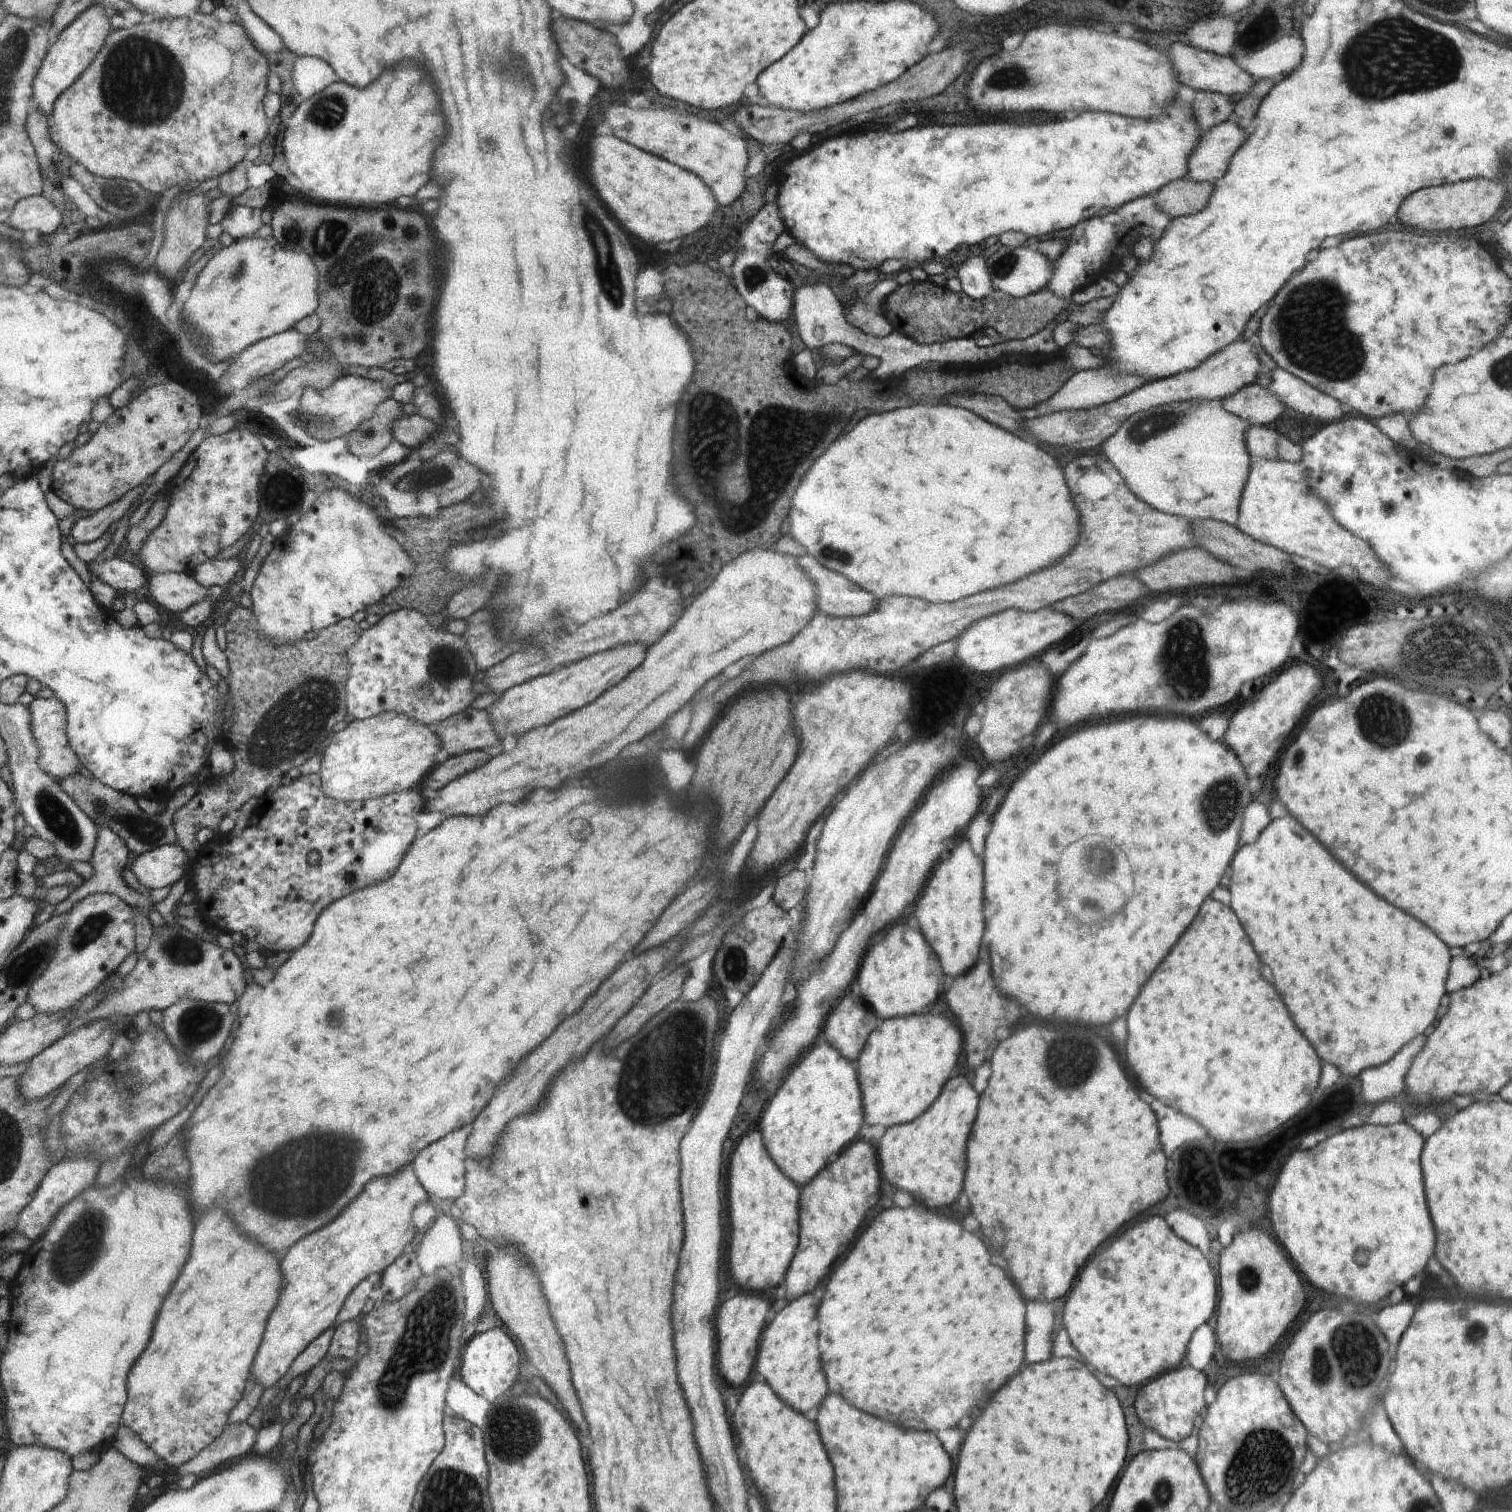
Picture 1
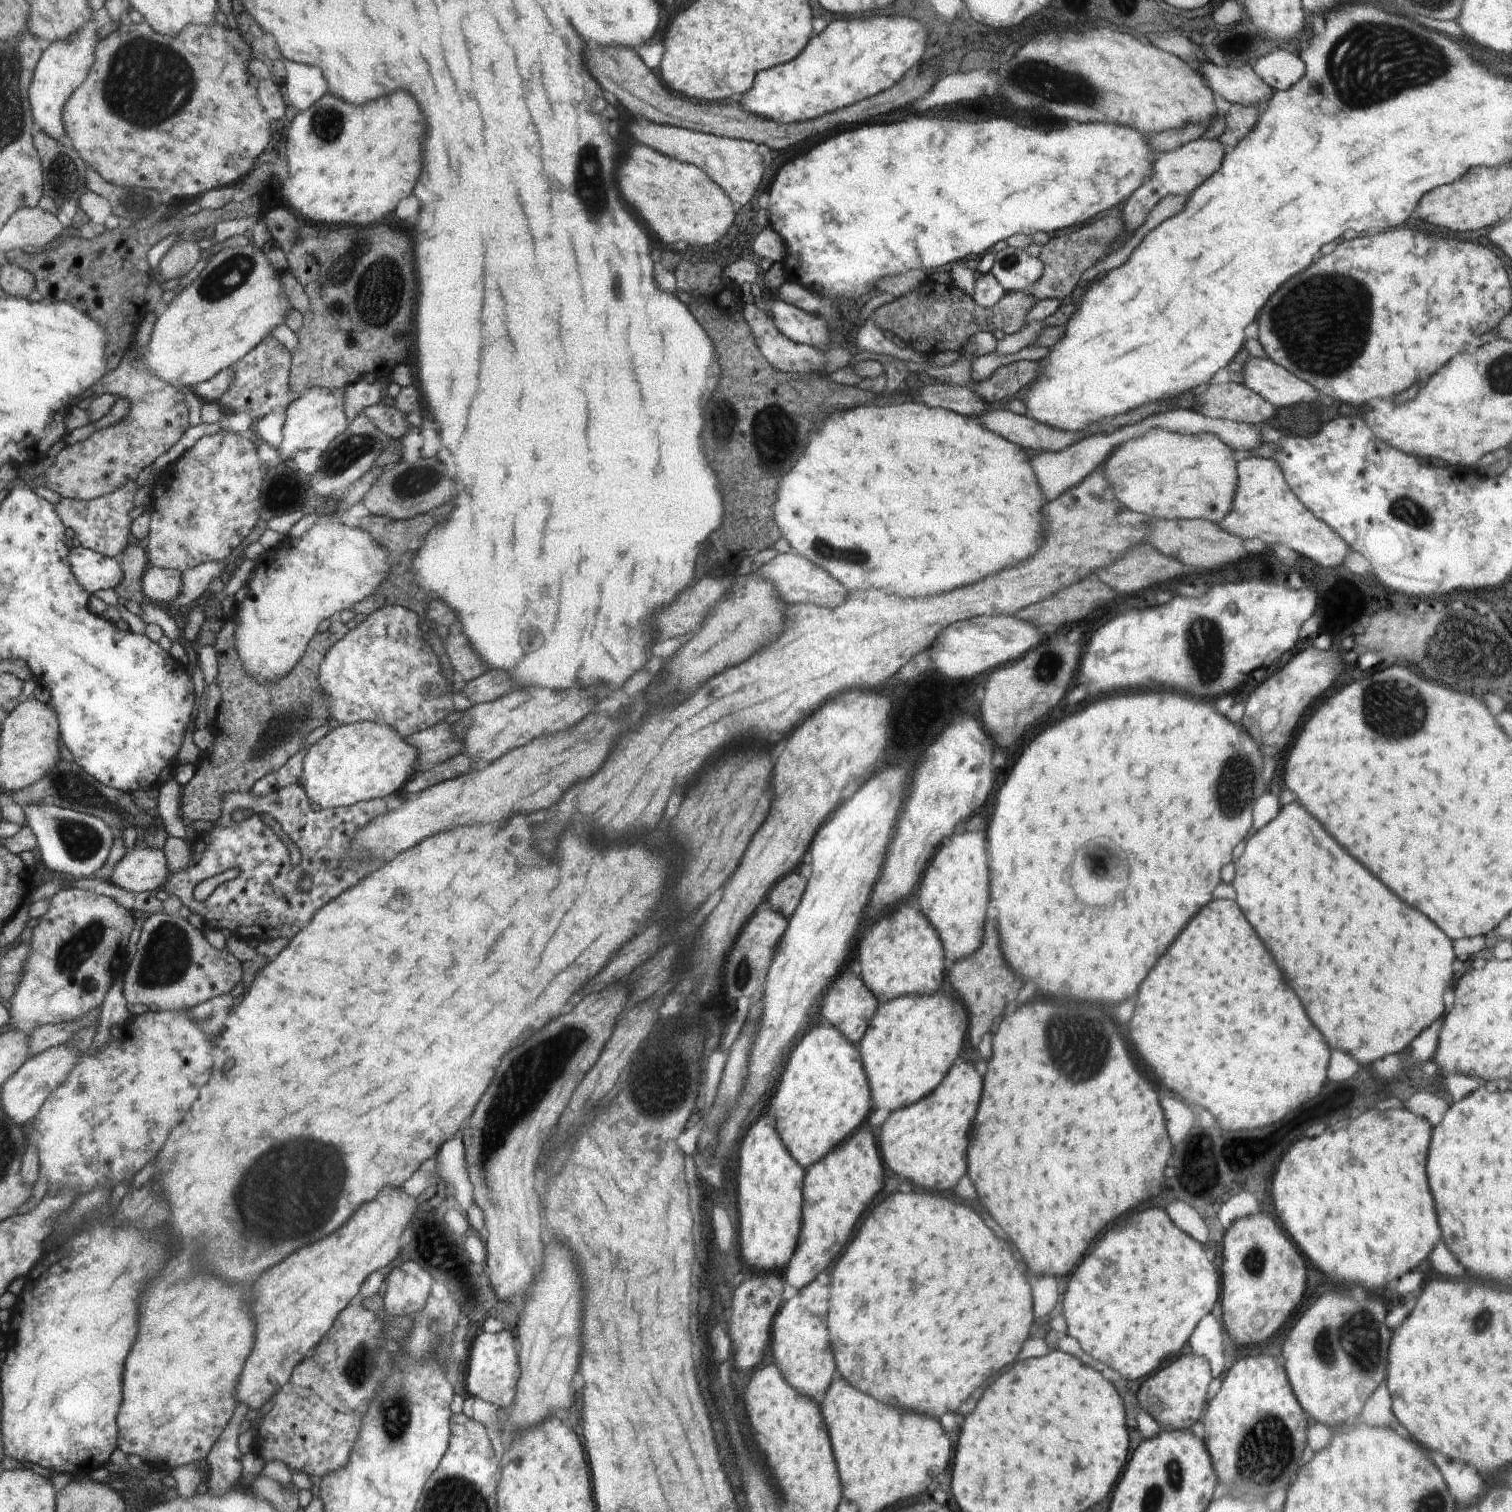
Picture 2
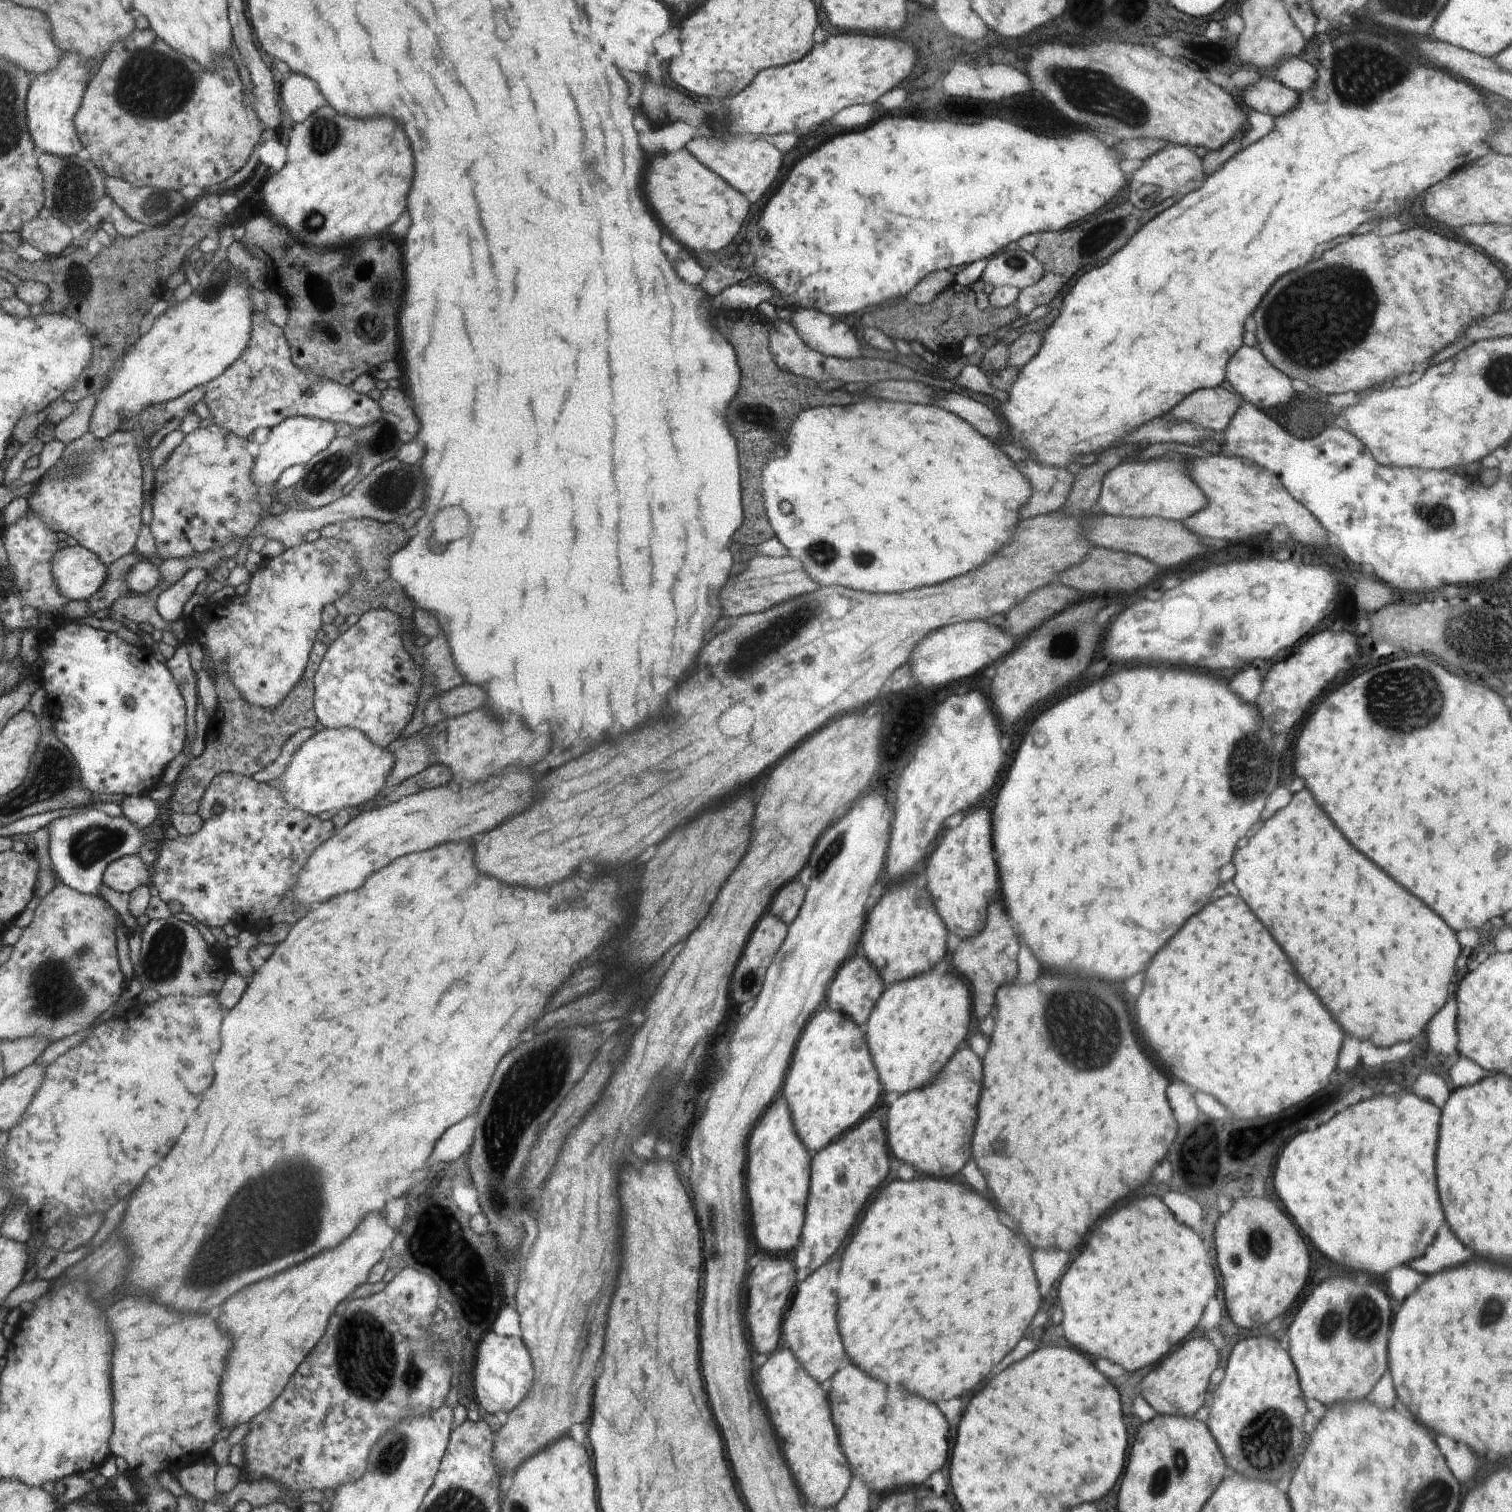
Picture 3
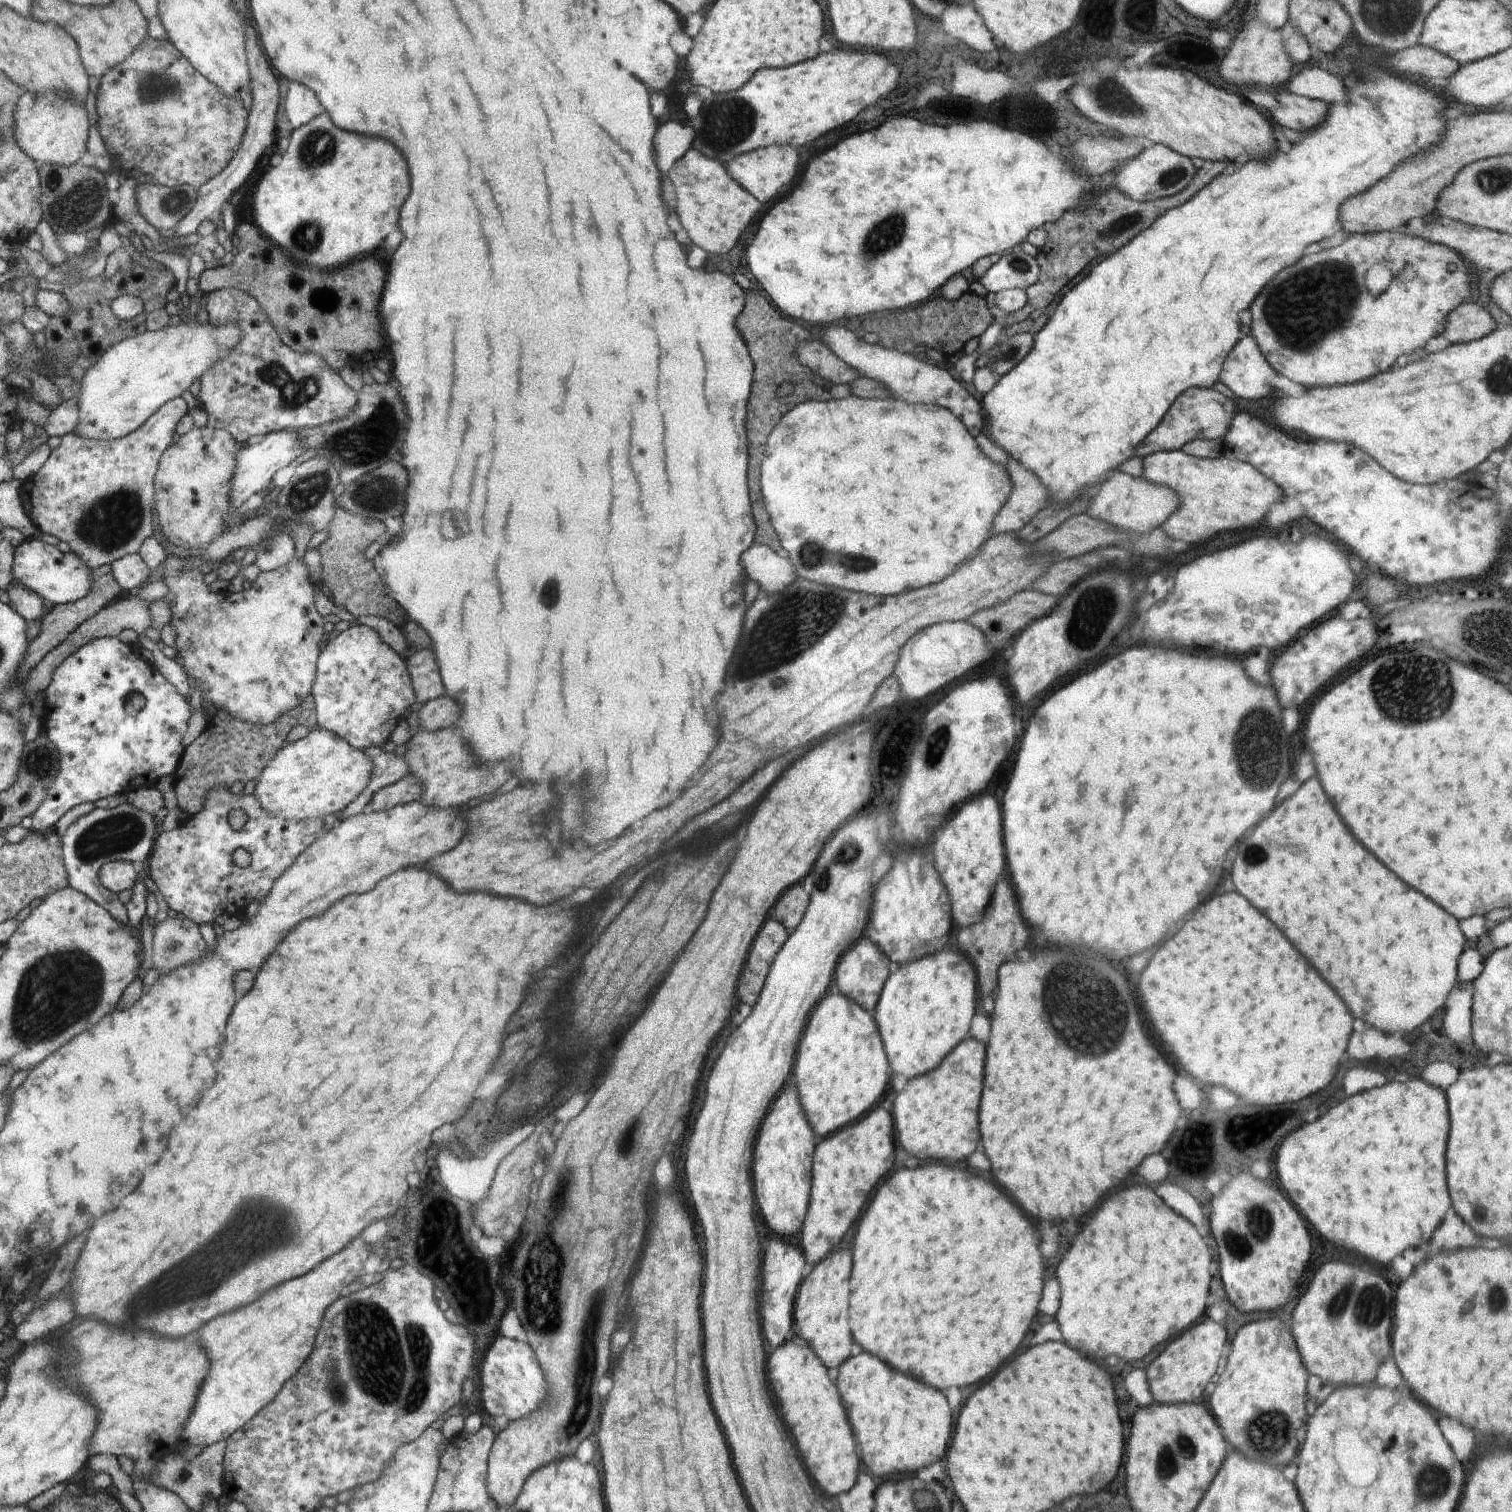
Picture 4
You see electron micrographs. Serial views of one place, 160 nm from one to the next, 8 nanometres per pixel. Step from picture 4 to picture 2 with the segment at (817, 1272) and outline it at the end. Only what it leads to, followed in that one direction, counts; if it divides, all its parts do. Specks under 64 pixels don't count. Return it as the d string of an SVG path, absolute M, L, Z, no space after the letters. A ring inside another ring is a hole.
M826 1280L812 1282L806 1290L786 1301L774 1322L772 1356L780 1372L784 1374L790 1387L796 1388L810 1400L816 1400L818 1394L829 1390L830 1383L836 1376L836 1365L831 1344L827 1335L828 1288L822 1286Z

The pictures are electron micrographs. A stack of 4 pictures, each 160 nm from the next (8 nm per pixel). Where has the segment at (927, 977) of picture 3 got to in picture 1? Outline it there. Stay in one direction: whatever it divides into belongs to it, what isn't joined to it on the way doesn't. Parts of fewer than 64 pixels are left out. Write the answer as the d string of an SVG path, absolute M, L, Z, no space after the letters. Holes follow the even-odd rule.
M936 1010L929 1014L906 1014L902 1018L880 1020L878 1027L868 1036L856 1062L862 1090L864 1122L868 1125L882 1124L890 1127L913 1122L922 1112L926 1112L941 1094L946 1082L953 1077L962 1041L961 1028L957 1026L956 1020L942 1017Z

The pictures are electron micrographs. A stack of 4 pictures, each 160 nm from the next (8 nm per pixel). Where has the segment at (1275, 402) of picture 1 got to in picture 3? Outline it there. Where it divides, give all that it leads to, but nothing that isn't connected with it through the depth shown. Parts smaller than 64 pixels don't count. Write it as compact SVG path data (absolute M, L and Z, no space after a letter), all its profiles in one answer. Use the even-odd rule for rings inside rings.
M1218 385L1213 389L1198 389L1185 396L1164 417L1167 421L1190 421L1207 429L1224 432L1244 398Z

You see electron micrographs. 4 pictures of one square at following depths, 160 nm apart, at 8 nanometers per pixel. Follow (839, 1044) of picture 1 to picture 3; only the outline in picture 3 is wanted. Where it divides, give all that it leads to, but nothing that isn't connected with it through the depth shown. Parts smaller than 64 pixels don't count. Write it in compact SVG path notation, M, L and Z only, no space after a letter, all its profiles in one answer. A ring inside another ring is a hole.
M860 953L847 960L834 974L830 982L829 997L825 1004L833 1011L848 1016L861 1028L868 1022L874 1005L885 990L885 984L869 960Z

